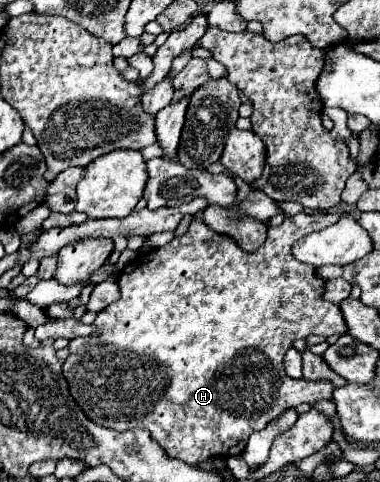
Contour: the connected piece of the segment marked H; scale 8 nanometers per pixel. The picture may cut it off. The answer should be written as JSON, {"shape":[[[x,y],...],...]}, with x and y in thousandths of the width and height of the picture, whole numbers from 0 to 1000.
{"shape":[[[784,442],[774,450],[753,450],[742,467],[732,471],[711,471],[705,475],[705,492],[700,504],[684,508],[668,525],[642,525],[605,492],[595,488],[574,488],[558,475],[547,475],[526,454],[511,454],[495,471],[495,483],[479,492],[458,492],[442,508],[416,512],[405,521],[395,521],[384,529],[384,537],[347,558],[342,566],[326,562],[311,575],[311,591],[316,591],[316,608],[321,616],[300,629],[289,629],[279,641],[268,641],[253,662],[247,662],[247,678],[253,687],[232,699],[205,699],[189,703],[179,712],[184,737],[163,757],[163,774],[179,790],[179,807],[184,820],[195,824],[195,832],[205,836],[205,844],[226,857],[232,869],[242,869],[253,882],[300,890],[300,894],[337,894],[353,886],[384,886],[395,898],[411,898],[411,915],[426,923],[426,932],[463,952],[479,952],[484,961],[521,961],[521,956],[542,956],[553,948],[605,948],[605,944],[632,944],[647,932],[653,907],[668,894],[689,894],[716,869],[726,869],[747,849],[763,844],[784,844],[789,836],[832,836],[842,828],[874,828],[874,811],[879,799],[868,790],[805,790],[805,786],[768,786],[747,774],[747,732],[768,720],[768,707],[784,699],[811,699],[821,691],[858,691],[858,695],[895,695],[911,691],[911,674],[895,649],[889,633],[868,633],[863,624],[847,620],[853,608],[853,583],[832,571],[832,558],[816,550],[800,550],[779,537],[768,537],[768,508],[774,500],[784,500],[789,492],[821,483],[821,479],[842,479],[874,463],[884,463],[895,454],[889,442],[858,442],[858,446],[805,446],[805,442]]]}

